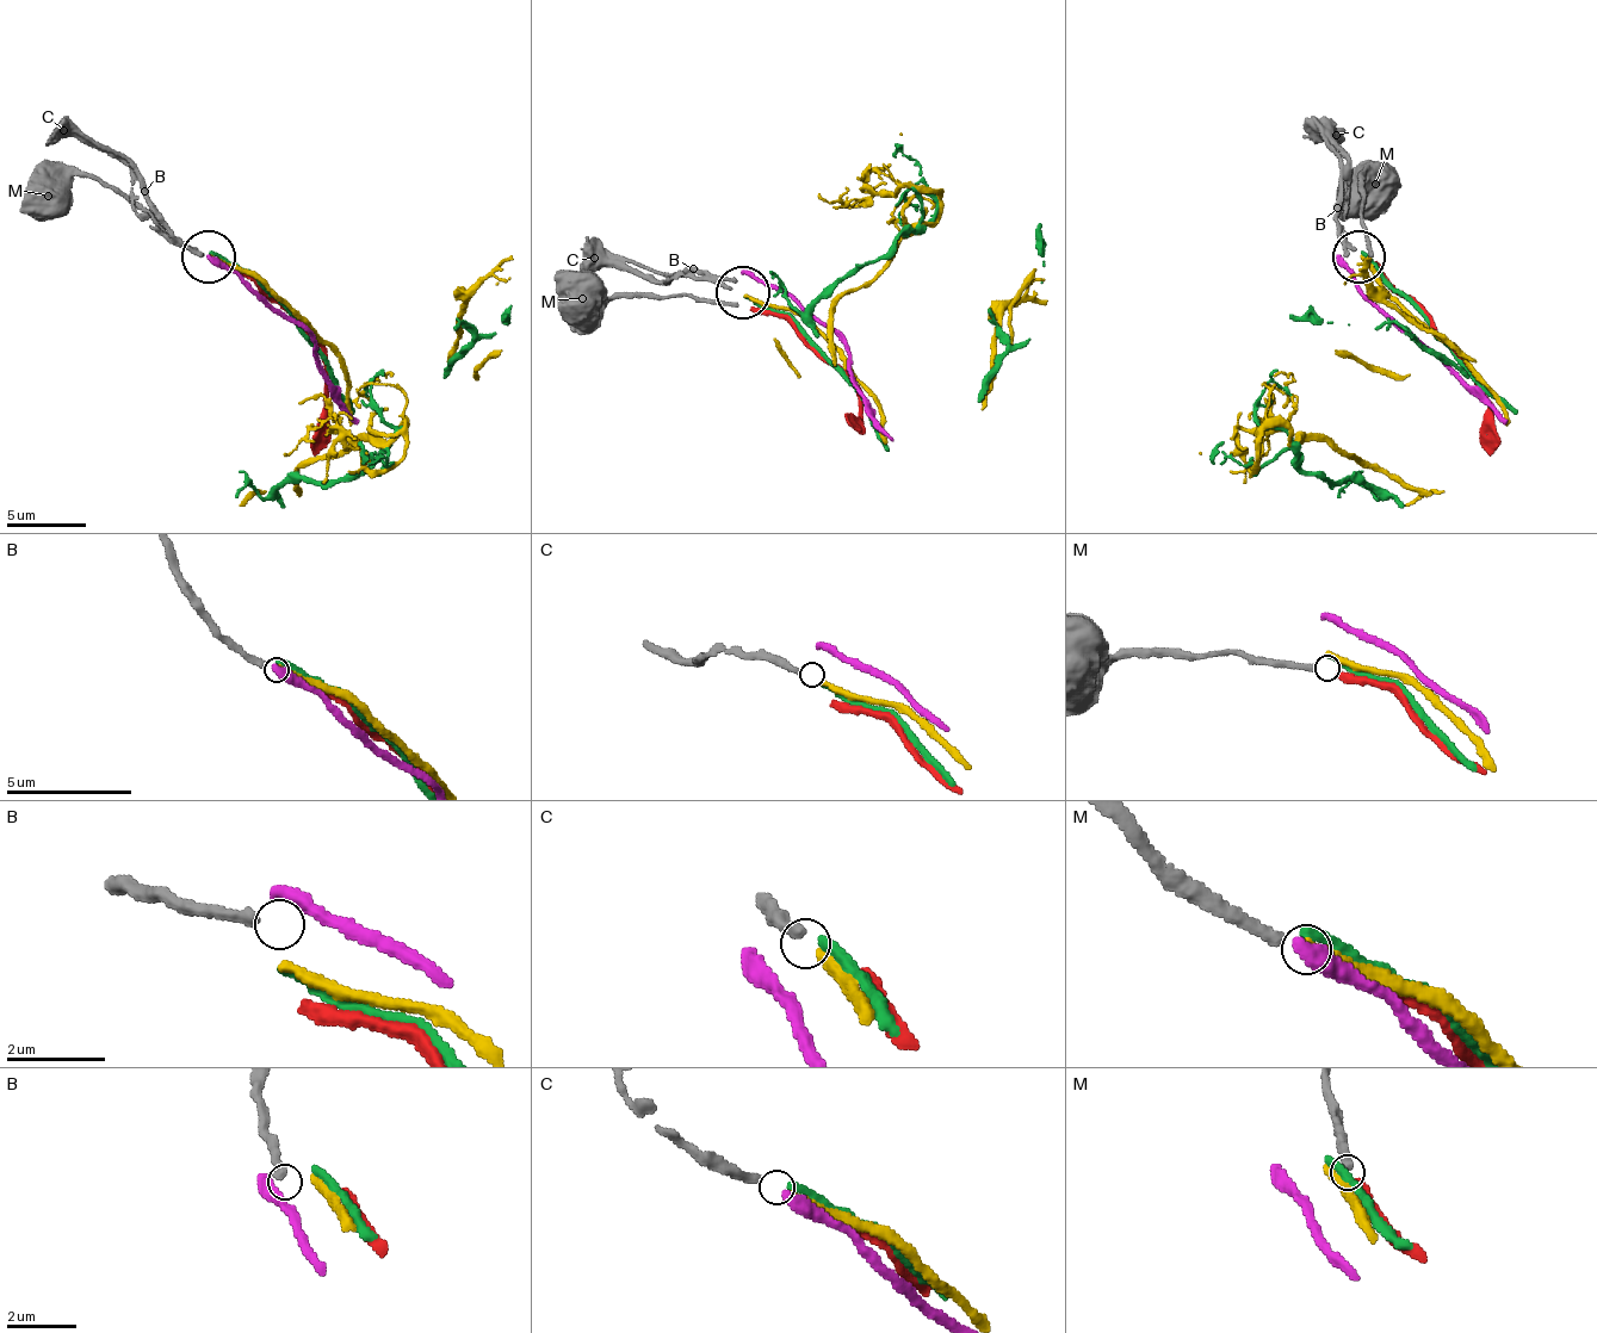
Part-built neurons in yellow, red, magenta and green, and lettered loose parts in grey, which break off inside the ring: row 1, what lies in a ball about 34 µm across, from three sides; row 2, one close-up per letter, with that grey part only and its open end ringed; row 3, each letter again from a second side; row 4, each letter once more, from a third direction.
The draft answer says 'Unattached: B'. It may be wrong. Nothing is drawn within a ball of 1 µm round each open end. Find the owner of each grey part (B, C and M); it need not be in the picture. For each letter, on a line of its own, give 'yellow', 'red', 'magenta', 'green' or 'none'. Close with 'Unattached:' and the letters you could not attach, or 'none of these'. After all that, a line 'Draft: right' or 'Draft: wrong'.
B: none
C: green
M: red
Unattached: B
Draft: right

